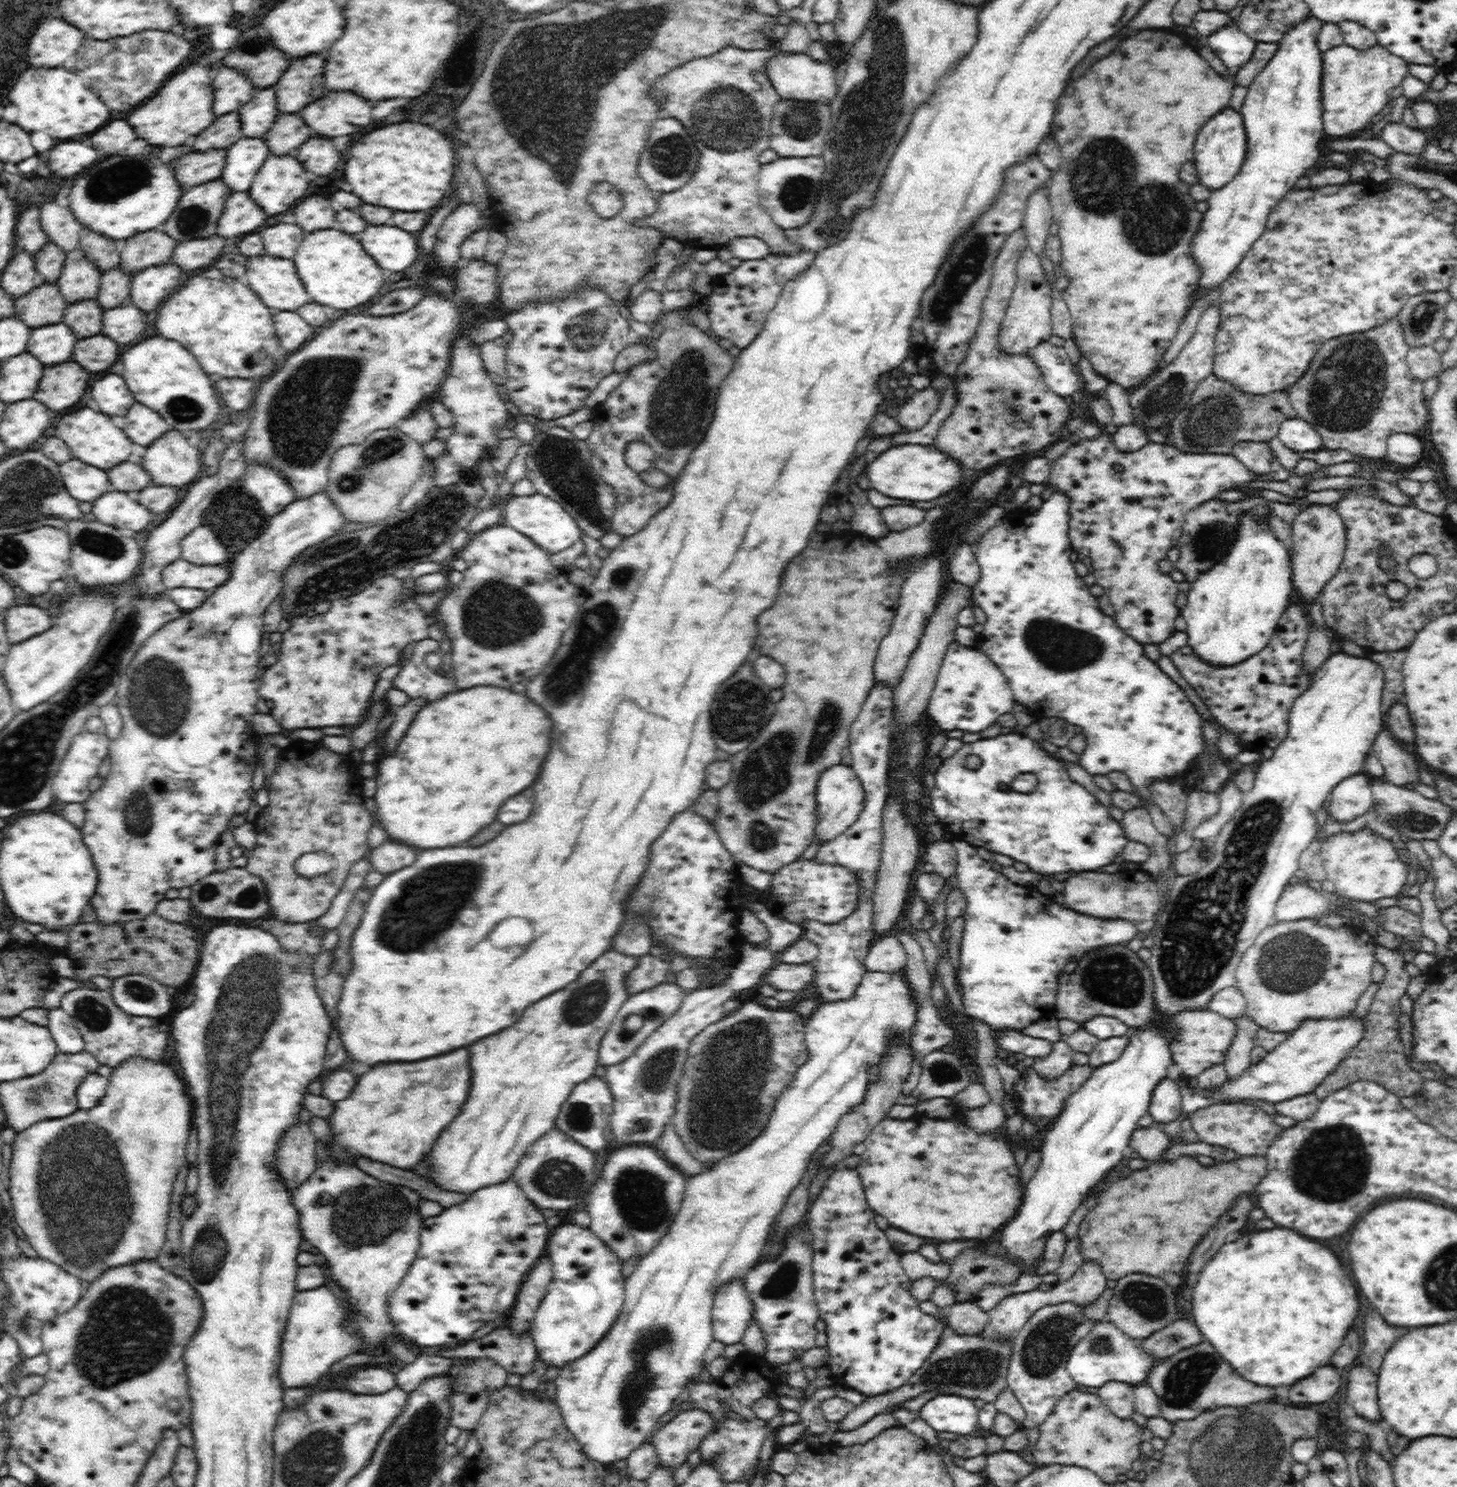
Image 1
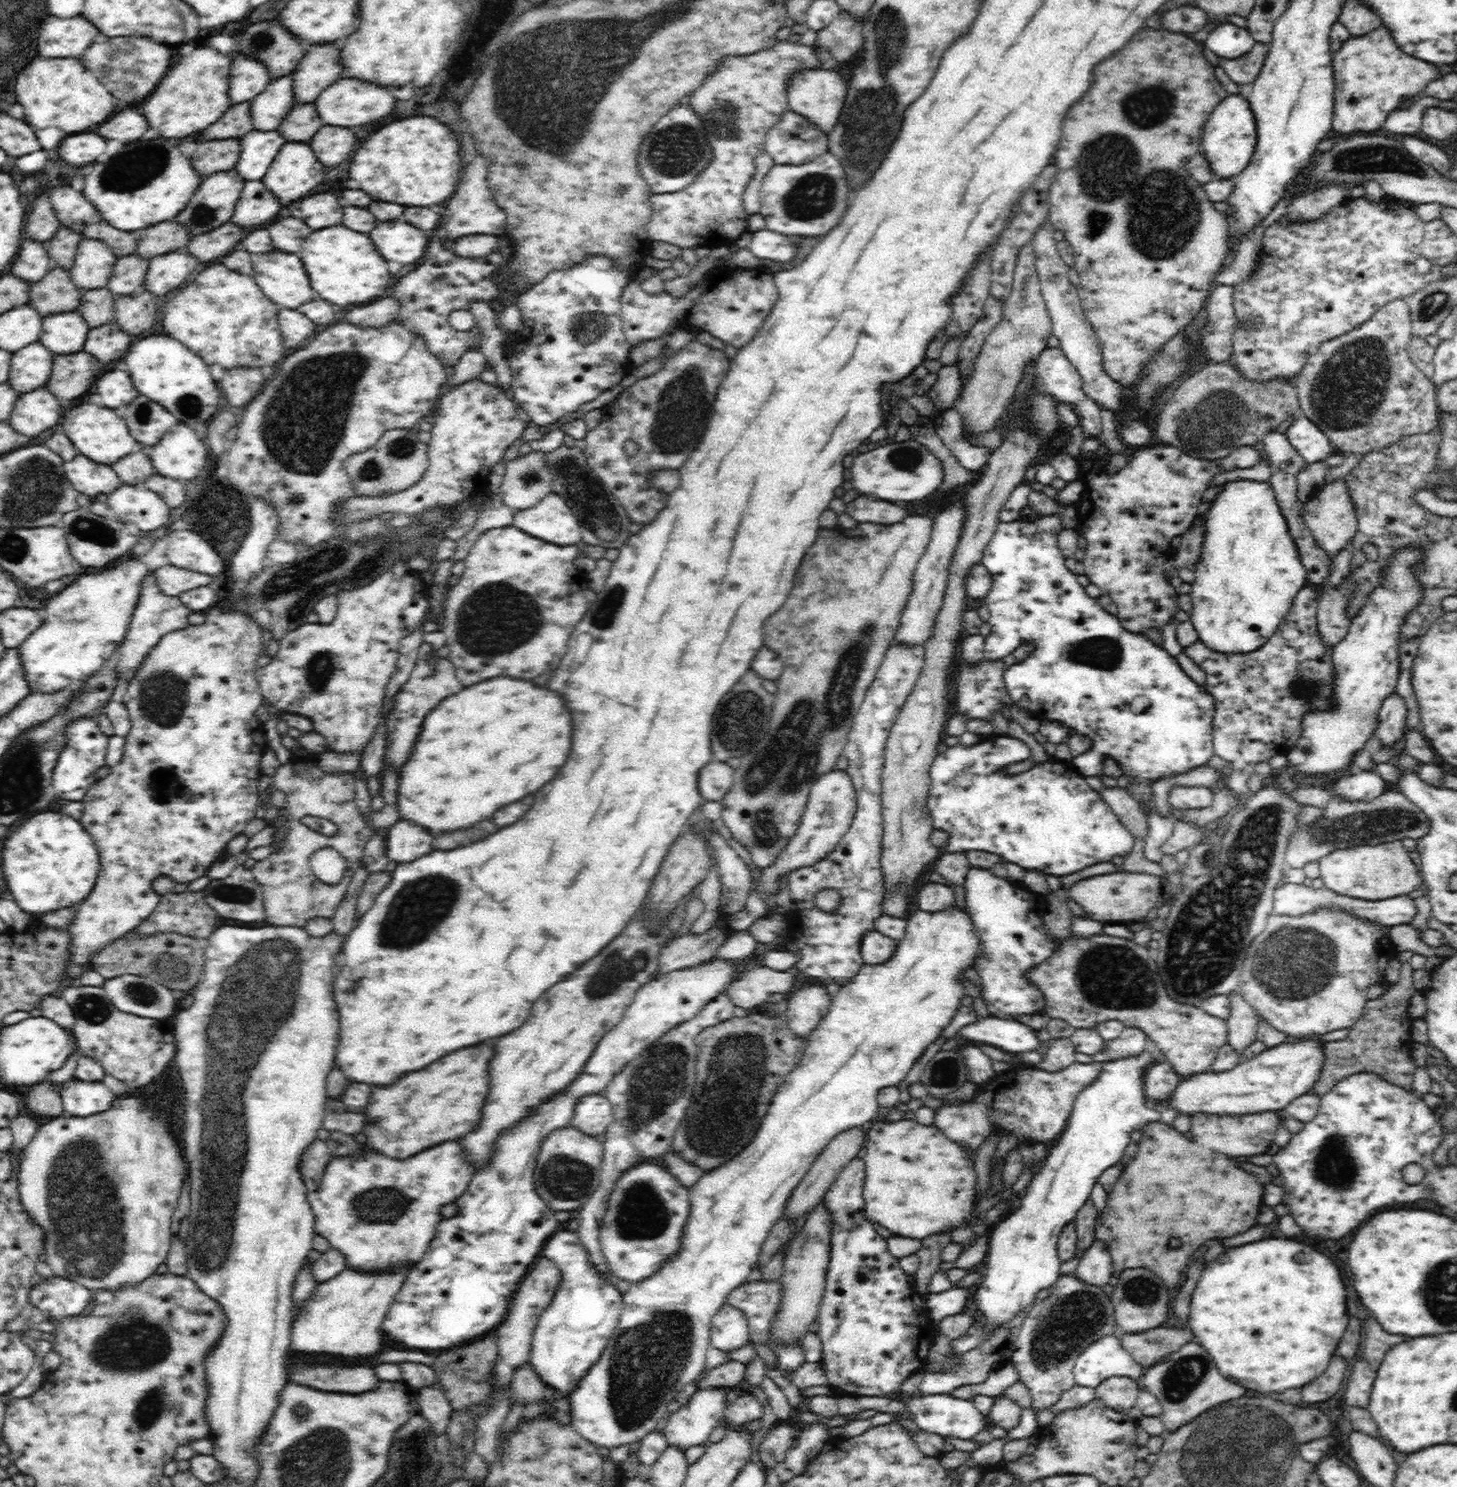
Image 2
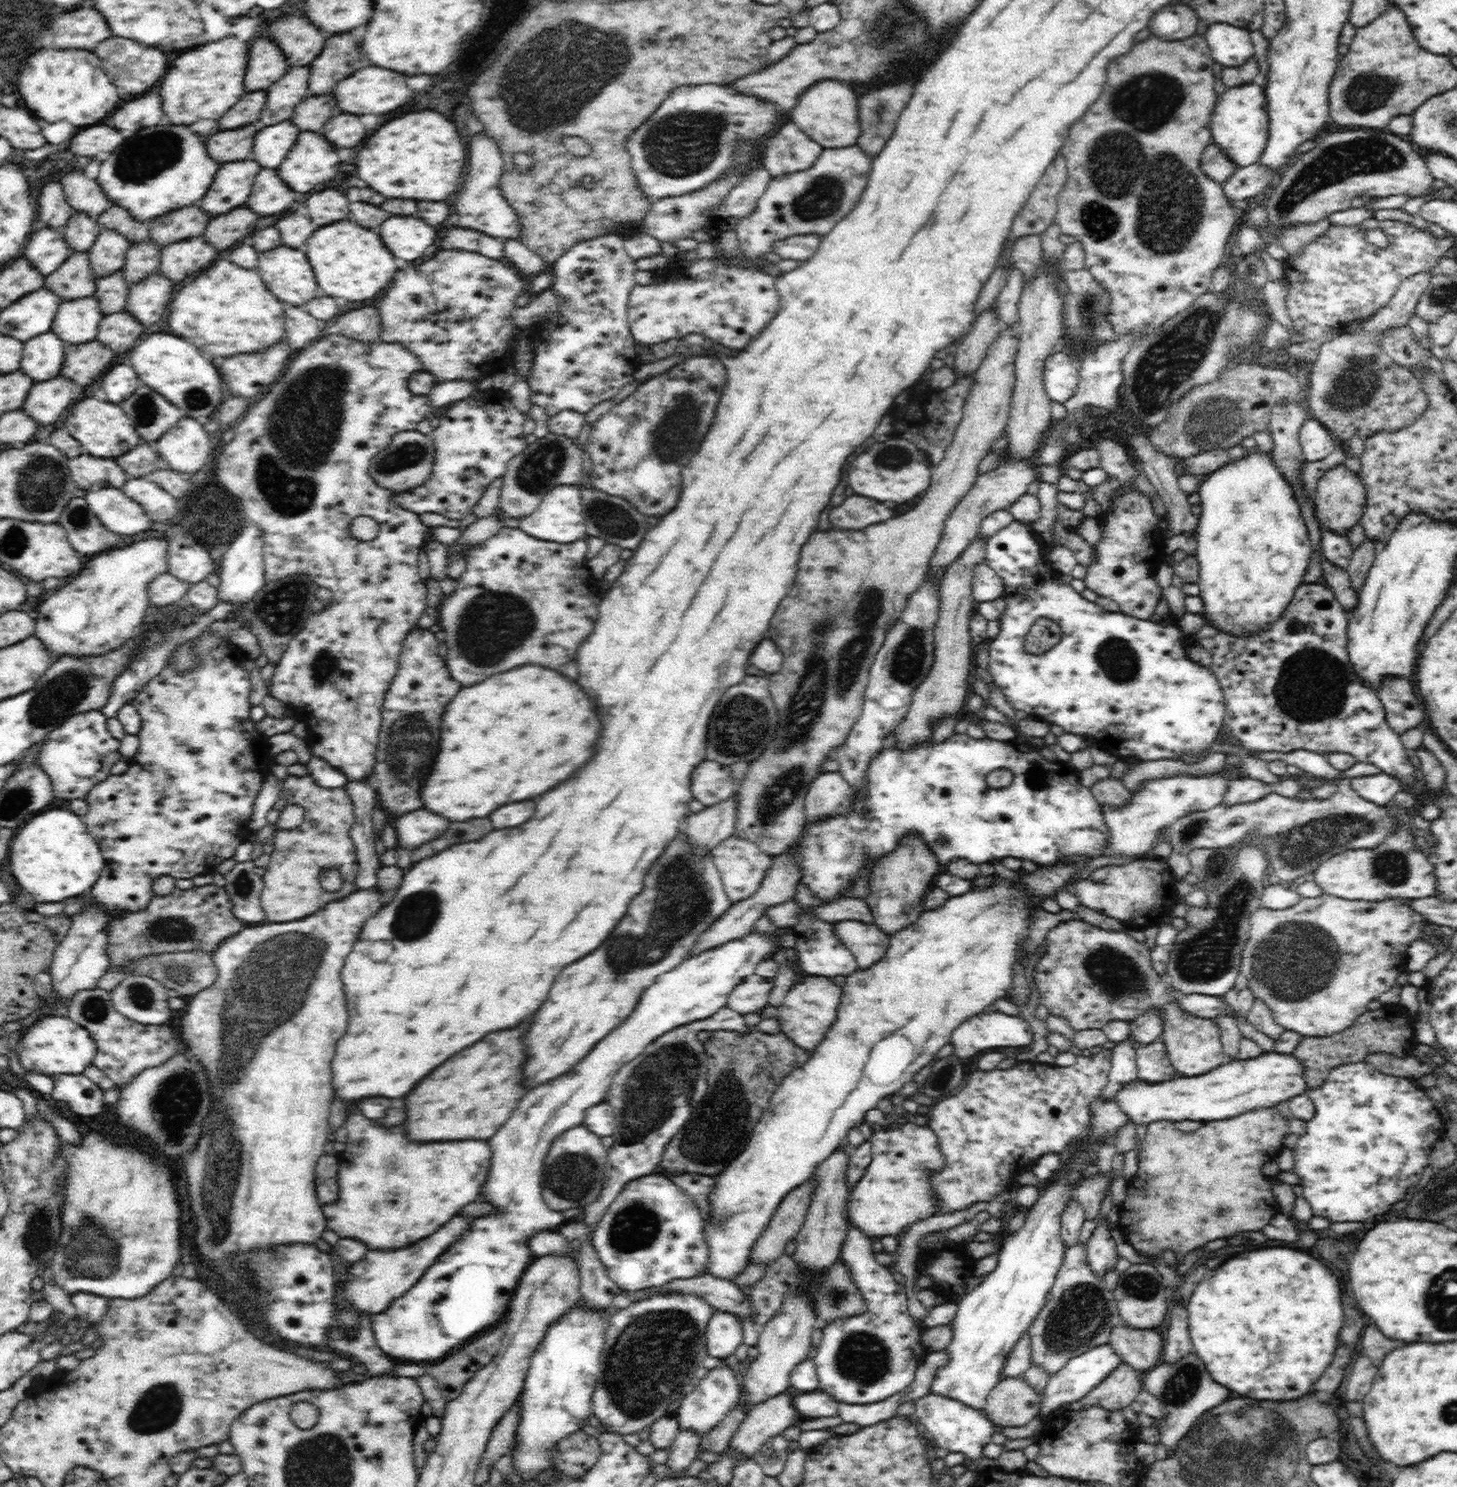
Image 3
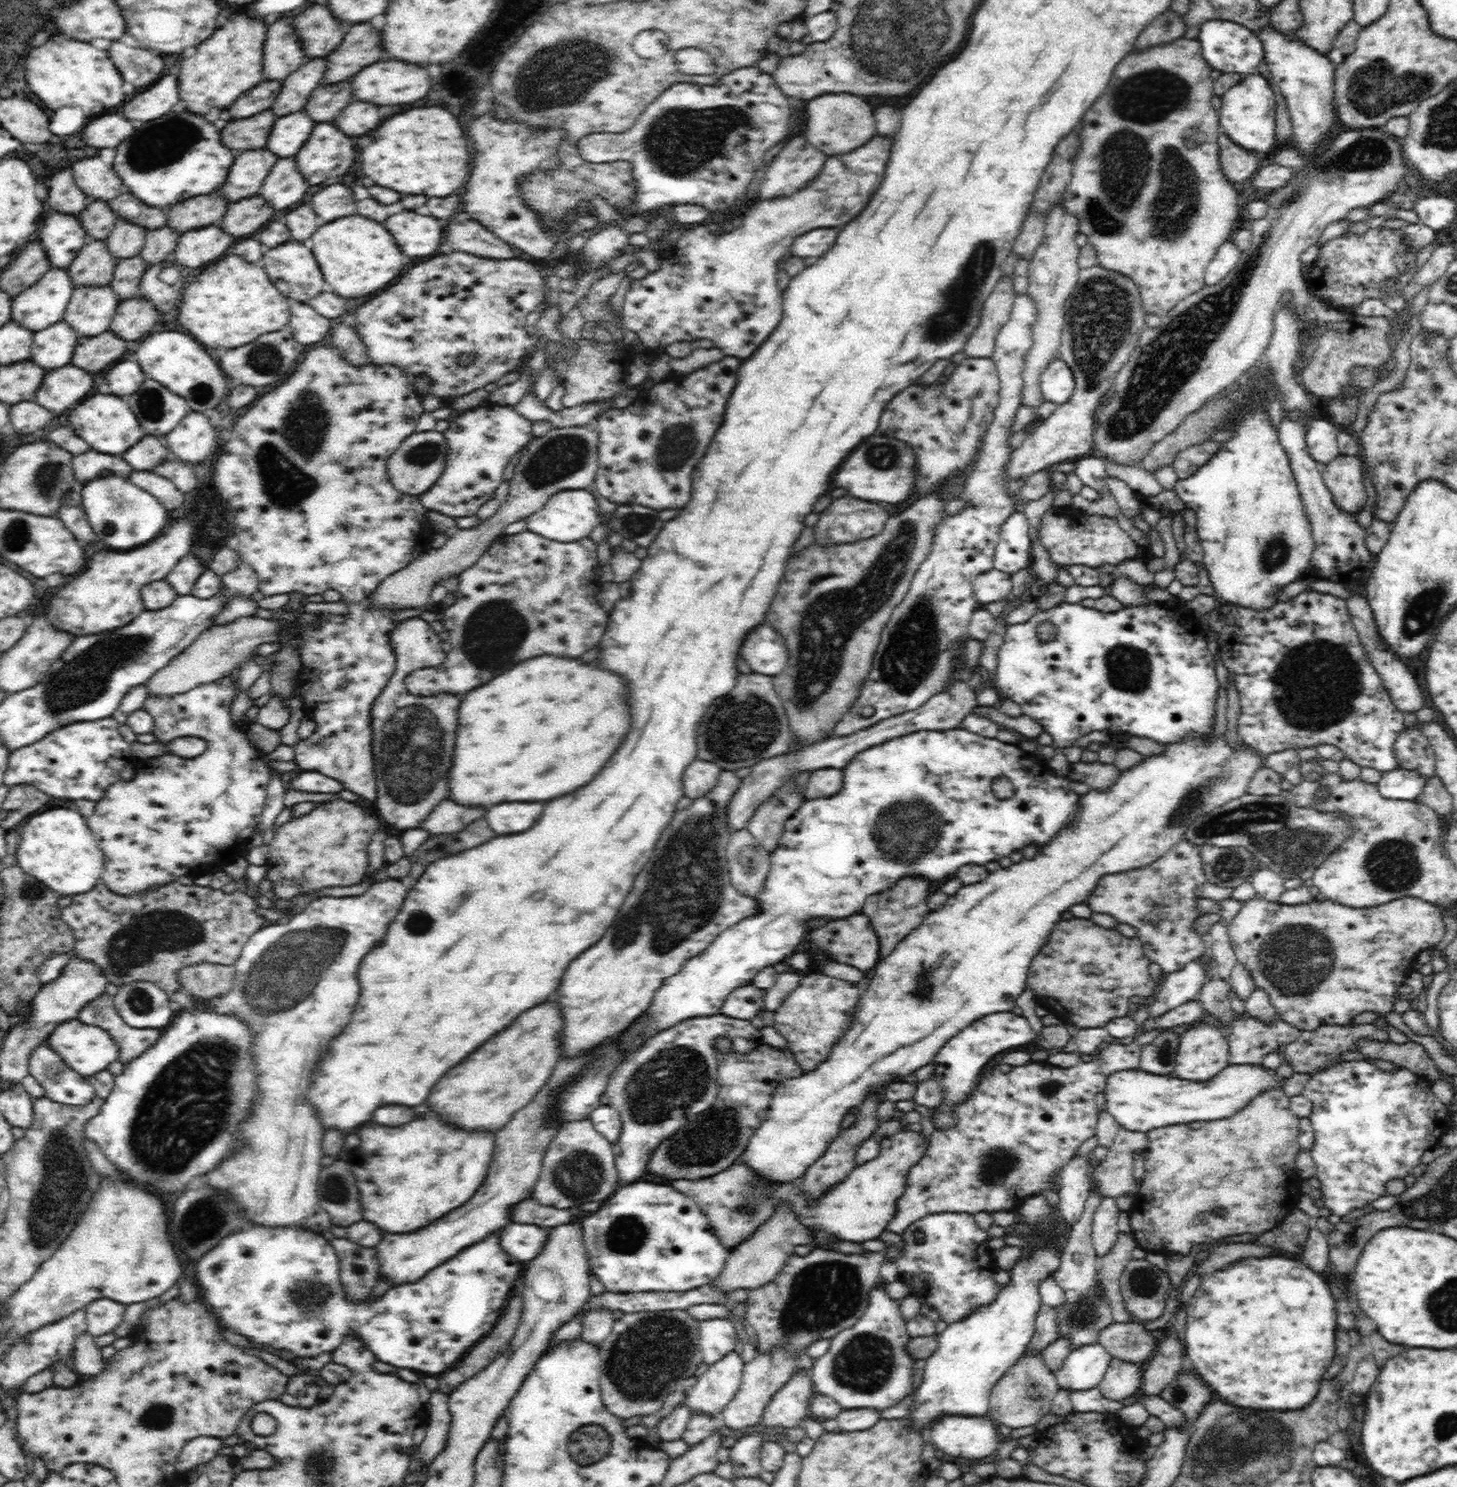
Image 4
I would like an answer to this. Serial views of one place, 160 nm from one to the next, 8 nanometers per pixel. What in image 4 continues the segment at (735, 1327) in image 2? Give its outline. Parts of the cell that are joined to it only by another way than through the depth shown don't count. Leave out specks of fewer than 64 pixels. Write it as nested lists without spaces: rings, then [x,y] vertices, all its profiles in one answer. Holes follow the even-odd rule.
[[[729,1319],[704,1320],[700,1322],[700,1351],[702,1362],[714,1364],[735,1350],[736,1329]]]

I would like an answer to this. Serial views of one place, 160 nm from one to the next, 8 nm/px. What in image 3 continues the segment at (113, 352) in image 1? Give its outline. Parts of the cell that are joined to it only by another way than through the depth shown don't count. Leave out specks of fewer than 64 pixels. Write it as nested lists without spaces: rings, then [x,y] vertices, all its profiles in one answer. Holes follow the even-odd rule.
[[[122,310],[102,317],[95,340],[108,347],[110,351],[126,352],[128,346],[136,344],[142,332],[142,325],[133,314]]]

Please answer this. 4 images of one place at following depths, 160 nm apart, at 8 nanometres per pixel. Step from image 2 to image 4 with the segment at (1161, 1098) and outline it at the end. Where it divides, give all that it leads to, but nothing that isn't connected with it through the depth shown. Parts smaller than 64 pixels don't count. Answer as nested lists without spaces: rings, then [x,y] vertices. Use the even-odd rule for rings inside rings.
[[[1173,1031],[1160,1033],[1143,1048],[1139,1068],[1152,1074],[1172,1075],[1180,1035]]]

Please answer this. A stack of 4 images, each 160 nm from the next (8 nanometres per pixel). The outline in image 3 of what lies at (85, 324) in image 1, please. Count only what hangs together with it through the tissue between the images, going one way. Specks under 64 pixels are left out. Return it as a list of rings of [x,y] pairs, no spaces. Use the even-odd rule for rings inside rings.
[[[122,272],[99,278],[95,284],[93,296],[98,299],[102,314],[114,314],[125,310],[129,285]]]

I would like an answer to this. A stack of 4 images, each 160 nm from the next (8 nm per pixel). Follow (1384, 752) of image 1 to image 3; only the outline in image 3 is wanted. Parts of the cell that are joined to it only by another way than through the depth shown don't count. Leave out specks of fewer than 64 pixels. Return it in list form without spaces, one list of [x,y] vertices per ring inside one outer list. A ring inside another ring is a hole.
[[[1386,676],[1377,689],[1378,699],[1386,711],[1388,727],[1402,735],[1417,728],[1426,719],[1422,701],[1415,696],[1412,684],[1404,676]]]

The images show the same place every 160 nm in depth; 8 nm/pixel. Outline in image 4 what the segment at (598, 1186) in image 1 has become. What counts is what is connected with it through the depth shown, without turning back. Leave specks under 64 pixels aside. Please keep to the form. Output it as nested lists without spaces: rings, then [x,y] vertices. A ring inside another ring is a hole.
[[[634,1182],[616,1190],[596,1214],[585,1217],[581,1225],[591,1271],[606,1290],[613,1293],[682,1292],[698,1288],[722,1272],[730,1253],[692,1198],[672,1186],[654,1182]]]

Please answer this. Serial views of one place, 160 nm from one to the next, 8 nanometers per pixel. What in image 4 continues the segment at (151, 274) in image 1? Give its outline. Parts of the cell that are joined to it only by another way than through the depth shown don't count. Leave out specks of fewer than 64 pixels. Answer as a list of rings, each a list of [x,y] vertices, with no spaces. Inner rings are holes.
[[[218,224],[209,225],[182,233],[178,246],[170,257],[182,266],[198,268],[202,264],[218,260],[237,241],[232,235],[220,230]]]

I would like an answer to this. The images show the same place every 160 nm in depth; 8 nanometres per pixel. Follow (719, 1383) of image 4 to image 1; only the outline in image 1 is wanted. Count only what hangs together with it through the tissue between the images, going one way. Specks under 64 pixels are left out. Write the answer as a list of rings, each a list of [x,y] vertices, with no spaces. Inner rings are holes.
[[[684,1408],[672,1420],[656,1429],[649,1439],[656,1449],[658,1465],[675,1471],[688,1460],[689,1454],[699,1448],[701,1440],[706,1438],[713,1426],[709,1412],[699,1408]]]

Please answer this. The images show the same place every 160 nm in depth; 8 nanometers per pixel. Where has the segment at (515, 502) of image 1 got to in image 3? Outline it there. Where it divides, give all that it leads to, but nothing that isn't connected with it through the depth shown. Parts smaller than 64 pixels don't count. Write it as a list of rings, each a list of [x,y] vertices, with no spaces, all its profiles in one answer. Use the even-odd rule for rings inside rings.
[[[562,485],[551,489],[543,496],[536,512],[519,518],[519,529],[532,535],[534,538],[550,542],[571,543],[585,538],[587,522],[583,517],[583,504],[578,488],[574,485]]]

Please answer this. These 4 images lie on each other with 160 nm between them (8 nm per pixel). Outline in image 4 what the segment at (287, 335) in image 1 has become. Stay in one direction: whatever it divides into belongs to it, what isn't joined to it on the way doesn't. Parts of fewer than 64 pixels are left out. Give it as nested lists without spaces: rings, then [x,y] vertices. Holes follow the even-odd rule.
[[[290,300],[290,330],[300,344],[316,344],[324,340],[332,328],[332,320],[316,314],[313,308],[302,302]]]

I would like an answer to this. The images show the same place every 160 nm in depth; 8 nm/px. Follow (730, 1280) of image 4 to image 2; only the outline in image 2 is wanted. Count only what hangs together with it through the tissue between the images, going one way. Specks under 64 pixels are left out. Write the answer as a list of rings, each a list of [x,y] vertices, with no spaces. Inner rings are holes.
[[[862,1127],[849,1128],[839,1132],[836,1138],[832,1139],[819,1154],[819,1157],[812,1163],[810,1170],[808,1170],[804,1179],[799,1183],[799,1186],[793,1190],[791,1198],[788,1200],[784,1218],[797,1219],[804,1217],[808,1212],[812,1212],[816,1206],[823,1202],[828,1189],[836,1181],[836,1178],[841,1174],[844,1167],[848,1165],[850,1160],[854,1160],[856,1154],[864,1144],[864,1131]]]

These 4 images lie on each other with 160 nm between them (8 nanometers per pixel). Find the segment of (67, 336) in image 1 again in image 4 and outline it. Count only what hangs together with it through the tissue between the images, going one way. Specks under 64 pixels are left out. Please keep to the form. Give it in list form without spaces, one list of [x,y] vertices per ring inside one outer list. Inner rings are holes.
[[[109,284],[78,286],[71,294],[63,321],[79,336],[98,336],[109,330],[109,322],[119,304],[120,300]]]

